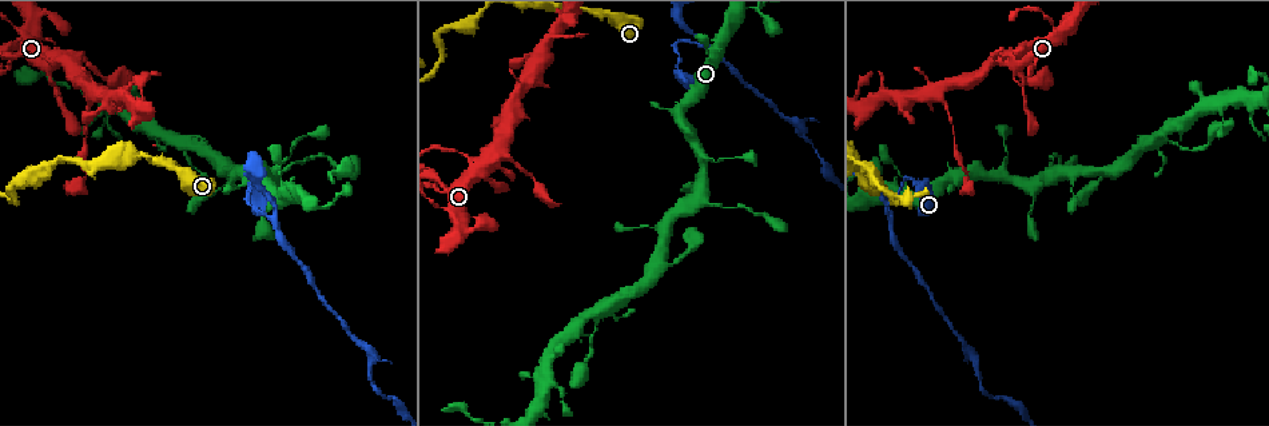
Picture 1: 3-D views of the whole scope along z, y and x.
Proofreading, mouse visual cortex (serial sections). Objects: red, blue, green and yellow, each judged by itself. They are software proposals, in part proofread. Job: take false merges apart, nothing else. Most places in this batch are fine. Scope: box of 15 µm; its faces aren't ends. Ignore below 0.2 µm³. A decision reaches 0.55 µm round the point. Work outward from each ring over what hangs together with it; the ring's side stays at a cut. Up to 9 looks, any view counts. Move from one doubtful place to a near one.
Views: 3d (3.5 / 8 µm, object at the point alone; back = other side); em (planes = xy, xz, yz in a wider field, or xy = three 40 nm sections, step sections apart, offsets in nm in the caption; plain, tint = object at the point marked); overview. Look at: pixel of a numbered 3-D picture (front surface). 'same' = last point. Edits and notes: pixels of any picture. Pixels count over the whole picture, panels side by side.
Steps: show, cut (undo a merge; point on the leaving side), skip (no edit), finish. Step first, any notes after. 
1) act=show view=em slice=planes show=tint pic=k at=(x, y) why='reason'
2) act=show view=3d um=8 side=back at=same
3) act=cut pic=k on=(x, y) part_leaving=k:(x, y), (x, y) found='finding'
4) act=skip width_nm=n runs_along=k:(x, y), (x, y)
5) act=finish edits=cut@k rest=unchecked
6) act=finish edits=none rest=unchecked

act=show view=3d um=3.5 pic=1 at=(914, 178) why='thick turns thin'

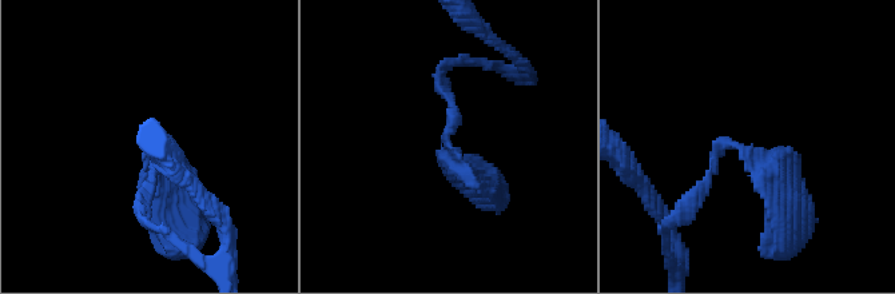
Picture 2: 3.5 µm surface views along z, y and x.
act=show view=em slice=xy step=3 show=tint pic=2 at=(749, 154)

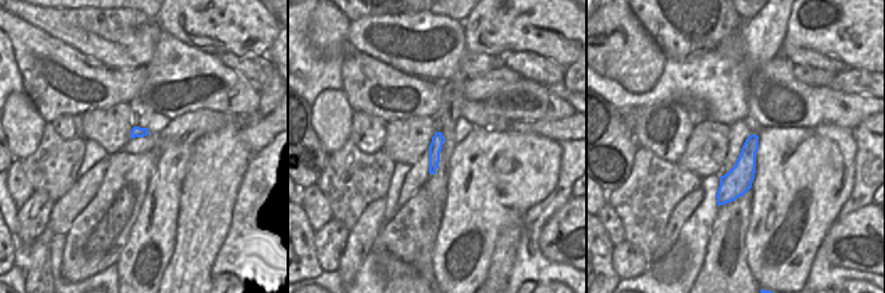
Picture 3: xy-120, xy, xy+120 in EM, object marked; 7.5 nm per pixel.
act=skip runs_along=2:(484, 189), (446, 144), (446, 92) found='continuous, no second cell'

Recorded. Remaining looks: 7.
act=show view=3d um=3.5 pic=1 at=(698, 46) why='three arms meet'

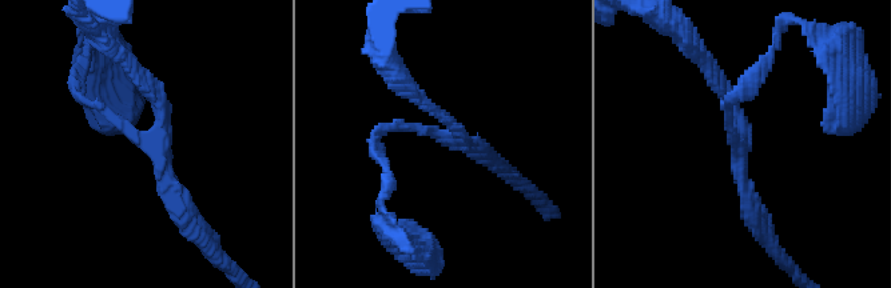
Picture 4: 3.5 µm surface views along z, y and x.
act=show view=em slice=xy step=5 show=tint pic=4 at=(446, 138) arms=3 arm_widths_nm=150,200,250

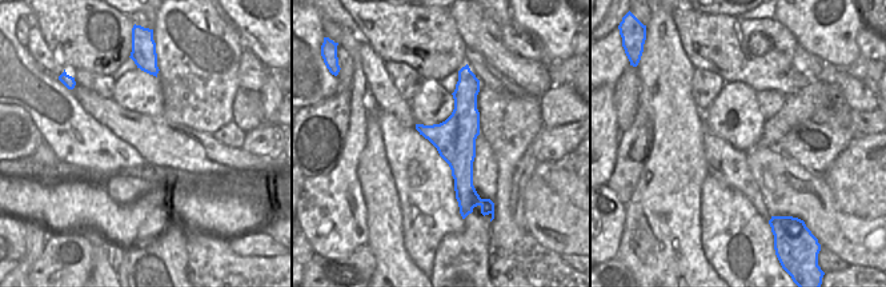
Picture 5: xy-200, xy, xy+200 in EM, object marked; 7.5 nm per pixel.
act=skip runs_along=4:(78, 98), (155, 151), (185, 216) found='all the same cell'

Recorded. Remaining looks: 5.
act=show view=3d um=3.5 pic=1 at=(980, 380) why='narrows sharply'

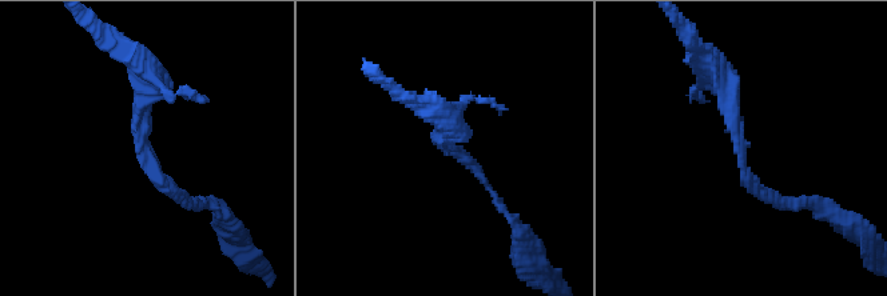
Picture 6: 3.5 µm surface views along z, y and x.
act=show view=em slice=xy step=5 show=tint pic=6 at=(144, 141) arm_widths_nm=150,300 why='need the tissue'

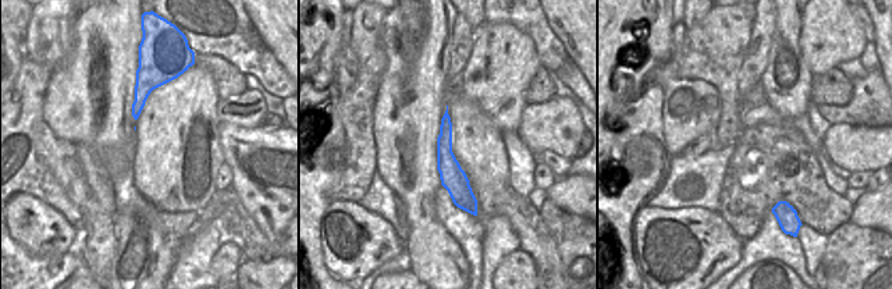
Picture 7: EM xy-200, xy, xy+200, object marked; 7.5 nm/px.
act=show view=em slice=xy step=2 show=tint at=same

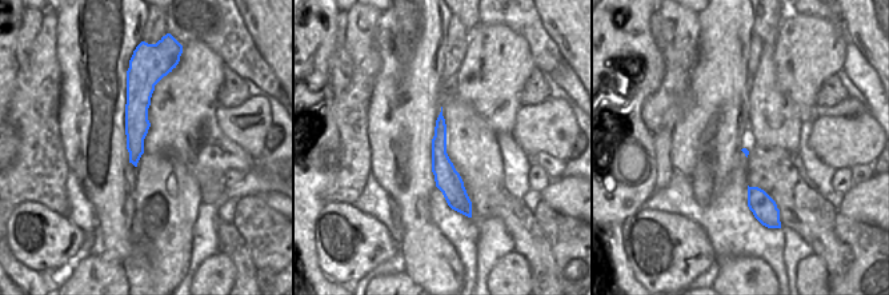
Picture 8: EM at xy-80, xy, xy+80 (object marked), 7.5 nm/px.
act=skip runs_along=6:(711, 66), (746, 176), (780, 200) found='continuous, no second cell'

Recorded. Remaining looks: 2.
act=show view=3d um=3.5 pic=1 at=(8, 198)

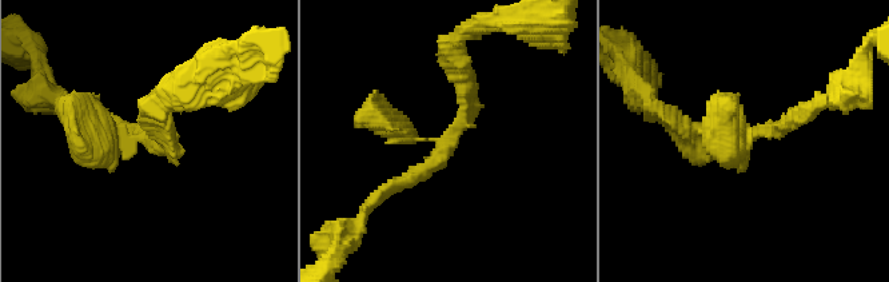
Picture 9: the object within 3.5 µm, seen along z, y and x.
act=show view=em slice=xy step=1 show=tint pic=9 at=(447, 134) arms=3 arm_widths_nm=150,250,250 why='need the tissue'

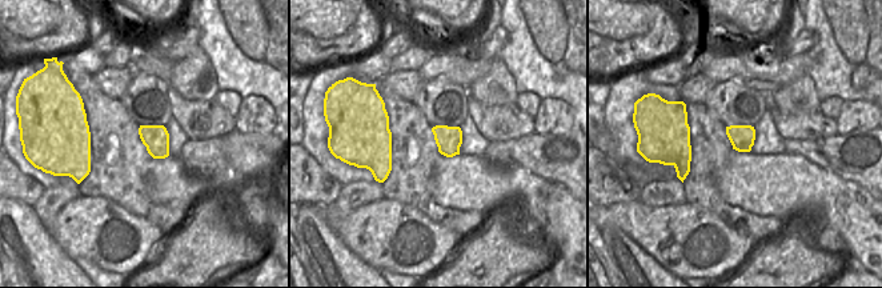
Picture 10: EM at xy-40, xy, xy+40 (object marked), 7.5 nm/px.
act=skip runs_along=9:(458, 62), (462, 126), (441, 140), (397, 126) found='all the same cell'

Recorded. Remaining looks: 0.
act=finish edits=none rest=unchecked

